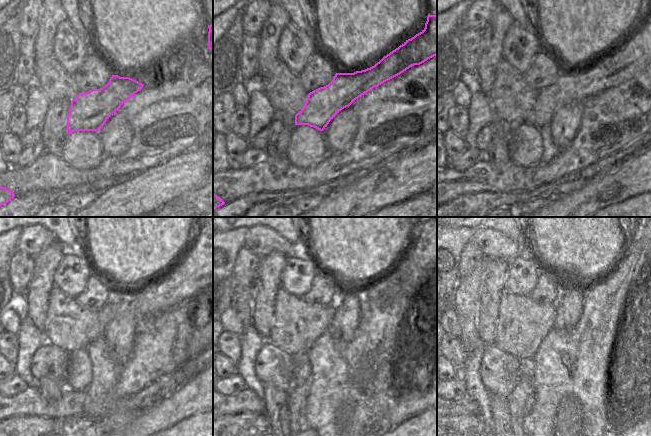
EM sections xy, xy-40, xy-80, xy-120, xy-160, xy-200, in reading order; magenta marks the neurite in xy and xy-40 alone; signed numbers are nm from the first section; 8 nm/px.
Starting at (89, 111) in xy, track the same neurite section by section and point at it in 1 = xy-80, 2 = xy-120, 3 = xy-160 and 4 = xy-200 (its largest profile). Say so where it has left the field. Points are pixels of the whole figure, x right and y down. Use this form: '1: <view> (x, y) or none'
1: xy-80 (618, 66)
2: xy-120 (192, 274)
3: xy-160 (416, 275)
4: xy-200 (640, 282)

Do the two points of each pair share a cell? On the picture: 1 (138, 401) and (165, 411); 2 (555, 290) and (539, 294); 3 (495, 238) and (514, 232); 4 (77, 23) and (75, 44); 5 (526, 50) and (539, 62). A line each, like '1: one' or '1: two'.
1: two
2: one
3: two
4: two
5: two

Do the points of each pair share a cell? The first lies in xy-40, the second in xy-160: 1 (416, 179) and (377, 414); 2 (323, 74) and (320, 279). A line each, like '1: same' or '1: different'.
1: different
2: same

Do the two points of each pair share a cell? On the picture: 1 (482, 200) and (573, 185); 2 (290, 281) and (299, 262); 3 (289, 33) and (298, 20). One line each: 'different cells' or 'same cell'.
1: same cell
2: same cell
3: different cells

